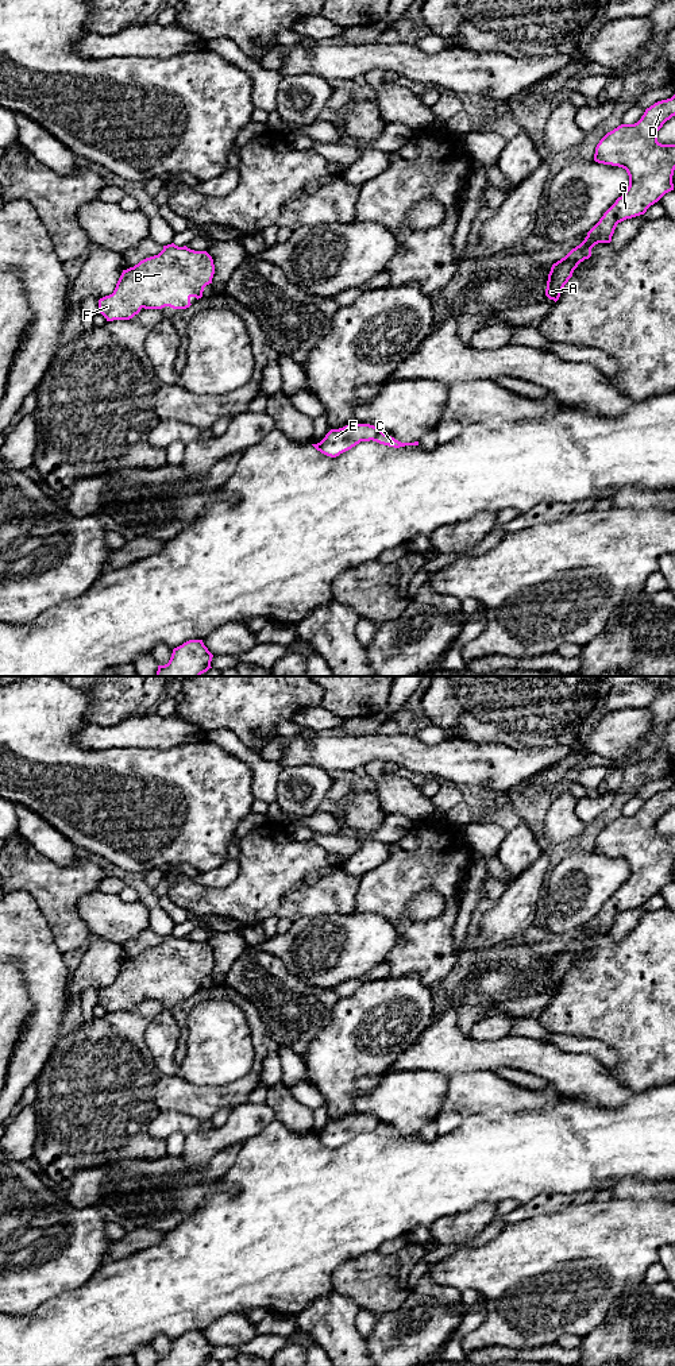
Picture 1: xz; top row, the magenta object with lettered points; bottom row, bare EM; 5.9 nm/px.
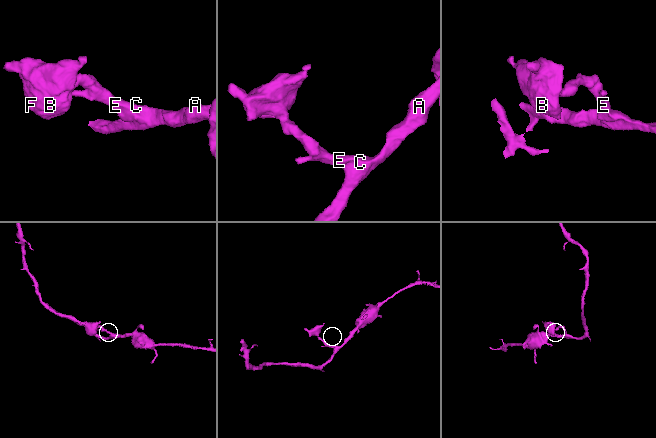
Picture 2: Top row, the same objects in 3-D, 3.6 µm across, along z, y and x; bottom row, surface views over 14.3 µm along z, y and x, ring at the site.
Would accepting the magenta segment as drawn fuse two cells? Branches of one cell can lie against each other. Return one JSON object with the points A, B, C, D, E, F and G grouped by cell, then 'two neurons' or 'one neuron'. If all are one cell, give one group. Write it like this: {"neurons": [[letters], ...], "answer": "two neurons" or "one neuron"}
{"neurons": [["A", "B", "C", "D", "E", "F", "G"]], "answer": "one neuron"}

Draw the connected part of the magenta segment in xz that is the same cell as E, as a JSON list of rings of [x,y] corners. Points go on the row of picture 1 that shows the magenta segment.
[[[355,422],[339,429],[331,429],[320,443],[312,445],[321,454],[336,458],[340,454],[351,449],[360,441],[370,440],[394,448],[405,445],[418,445],[418,441],[401,443],[392,436],[385,435],[378,427]]]

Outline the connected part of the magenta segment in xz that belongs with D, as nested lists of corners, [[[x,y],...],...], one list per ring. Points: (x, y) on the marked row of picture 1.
[[[675,94],[645,109],[641,119],[634,124],[621,124],[608,132],[597,144],[594,161],[603,165],[618,166],[626,170],[629,186],[625,193],[603,213],[599,221],[587,232],[585,240],[572,248],[564,258],[552,265],[548,274],[545,296],[555,302],[574,270],[580,262],[591,256],[591,248],[598,243],[610,243],[618,223],[644,215],[666,193],[674,190],[672,175],[675,170],[675,144],[657,142],[657,131],[675,116]]]

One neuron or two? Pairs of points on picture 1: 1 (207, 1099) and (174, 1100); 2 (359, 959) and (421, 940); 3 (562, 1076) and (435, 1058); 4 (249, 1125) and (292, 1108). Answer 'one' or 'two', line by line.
1: one
2: two
3: one
4: two

